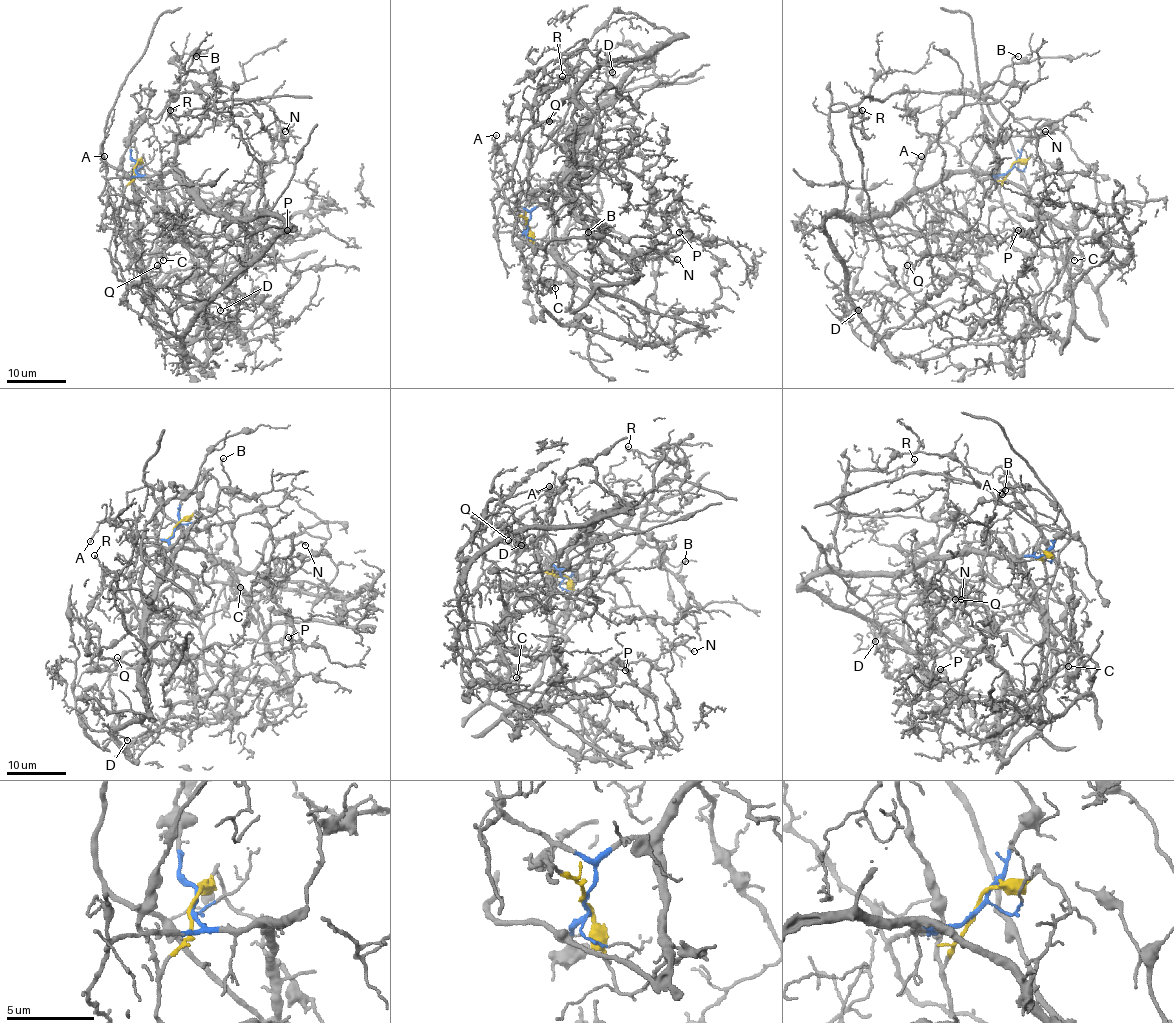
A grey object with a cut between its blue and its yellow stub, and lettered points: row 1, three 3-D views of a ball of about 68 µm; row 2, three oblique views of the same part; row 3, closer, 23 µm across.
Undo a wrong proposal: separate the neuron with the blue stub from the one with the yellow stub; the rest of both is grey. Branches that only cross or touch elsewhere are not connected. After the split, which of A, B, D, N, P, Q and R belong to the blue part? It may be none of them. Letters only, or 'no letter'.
A, B, D, Q, R

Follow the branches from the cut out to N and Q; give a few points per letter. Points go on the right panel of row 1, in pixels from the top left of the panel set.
N: (1011, 167), (1002, 206), (1040, 291), (1023, 352), (1026, 322), (1043, 327), (1017, 281), (1045, 132)
Q: (1011, 167), (947, 173), (892, 211), (823, 223), (845, 297), (881, 337), (923, 305), (904, 285), (907, 265)

